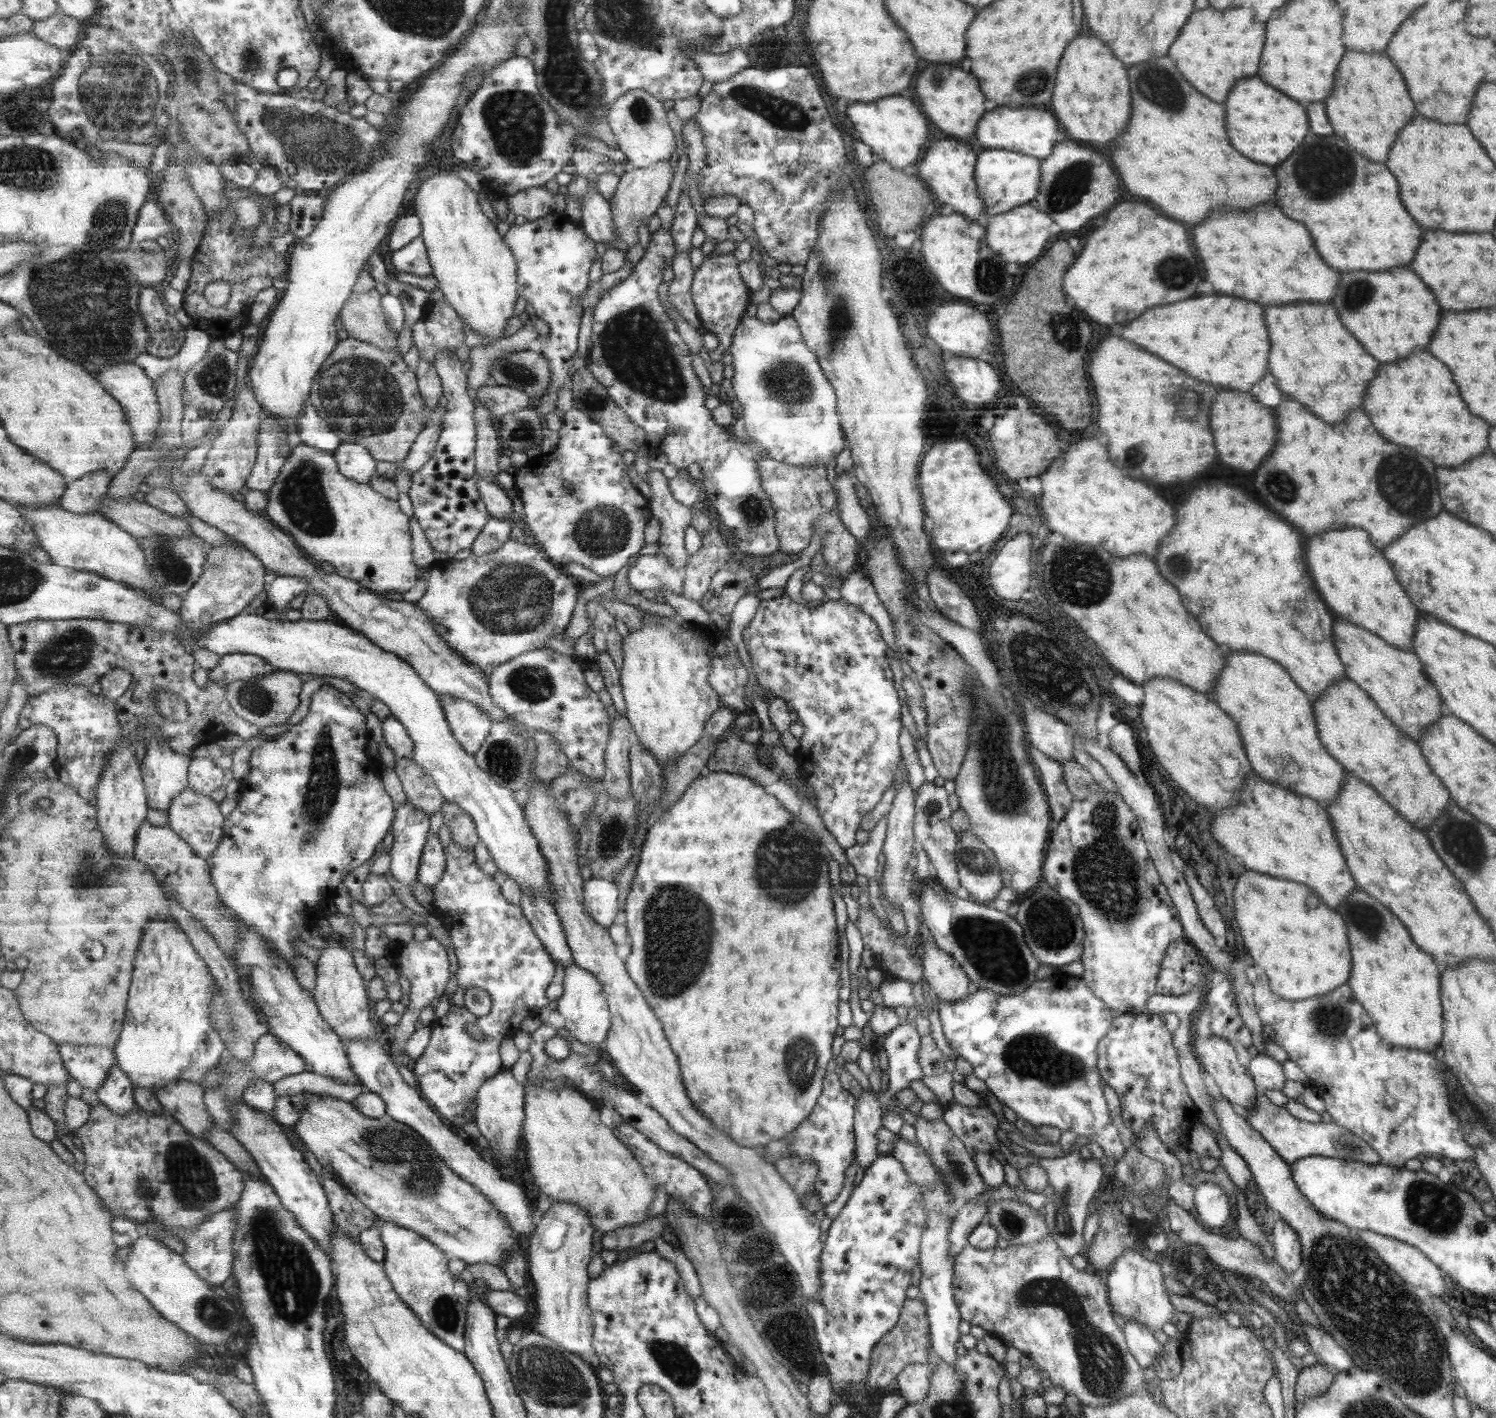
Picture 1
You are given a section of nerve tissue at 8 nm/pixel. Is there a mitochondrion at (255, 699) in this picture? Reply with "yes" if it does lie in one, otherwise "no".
yes

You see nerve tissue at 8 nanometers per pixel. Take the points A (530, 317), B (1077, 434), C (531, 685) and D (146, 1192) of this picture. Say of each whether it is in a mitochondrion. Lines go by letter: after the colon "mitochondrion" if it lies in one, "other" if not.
A: other
B: other
C: mitochondrion
D: mitochondrion

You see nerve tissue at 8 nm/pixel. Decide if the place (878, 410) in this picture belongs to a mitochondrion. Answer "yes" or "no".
no

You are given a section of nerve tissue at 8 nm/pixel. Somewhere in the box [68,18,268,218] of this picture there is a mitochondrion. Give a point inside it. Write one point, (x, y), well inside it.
(127, 90)

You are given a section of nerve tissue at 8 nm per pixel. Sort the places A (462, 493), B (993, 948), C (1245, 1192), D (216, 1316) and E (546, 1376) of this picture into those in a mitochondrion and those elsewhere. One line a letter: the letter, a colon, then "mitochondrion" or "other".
A: other
B: mitochondrion
C: other
D: mitochondrion
E: mitochondrion

